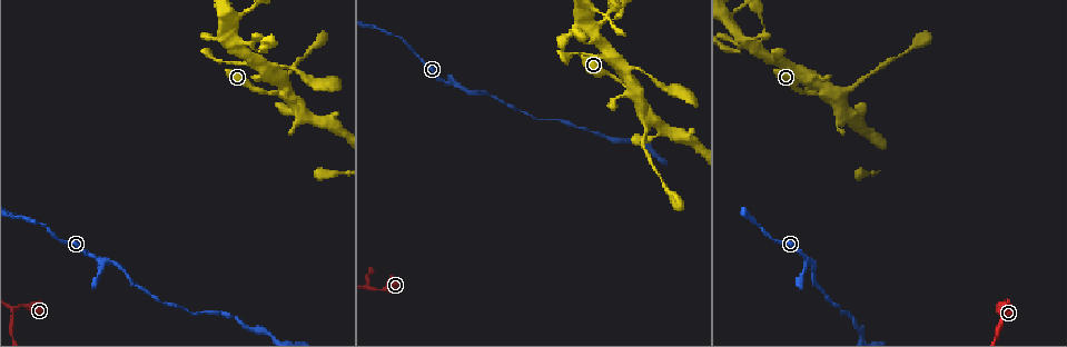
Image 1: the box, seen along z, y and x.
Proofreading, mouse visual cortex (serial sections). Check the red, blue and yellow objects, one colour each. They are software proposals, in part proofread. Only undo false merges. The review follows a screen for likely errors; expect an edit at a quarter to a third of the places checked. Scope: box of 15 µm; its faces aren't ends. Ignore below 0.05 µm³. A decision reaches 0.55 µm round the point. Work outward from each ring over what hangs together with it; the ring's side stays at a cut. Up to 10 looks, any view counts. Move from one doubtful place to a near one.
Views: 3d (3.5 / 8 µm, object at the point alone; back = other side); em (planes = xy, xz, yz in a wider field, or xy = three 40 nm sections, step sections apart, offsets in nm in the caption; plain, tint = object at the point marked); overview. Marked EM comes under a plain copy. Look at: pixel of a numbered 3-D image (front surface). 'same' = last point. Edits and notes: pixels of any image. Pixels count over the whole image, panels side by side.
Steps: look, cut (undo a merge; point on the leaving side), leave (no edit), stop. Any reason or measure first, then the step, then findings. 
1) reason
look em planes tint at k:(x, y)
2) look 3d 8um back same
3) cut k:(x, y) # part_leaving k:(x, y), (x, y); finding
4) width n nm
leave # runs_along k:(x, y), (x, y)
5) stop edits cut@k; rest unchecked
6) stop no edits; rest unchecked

branch point
look 3d 8um at 1:(823, 93)

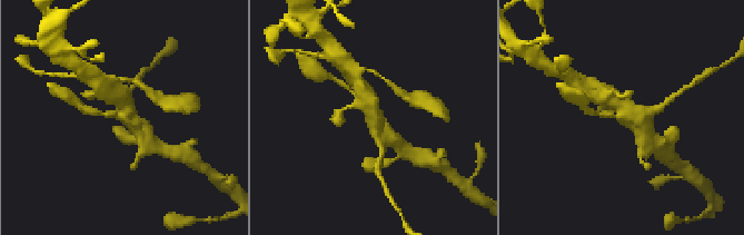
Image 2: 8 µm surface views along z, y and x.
arms 4; arm_widths 150, 350, 500, 500 nm
look em xy step 1 tint at 2:(622, 115)

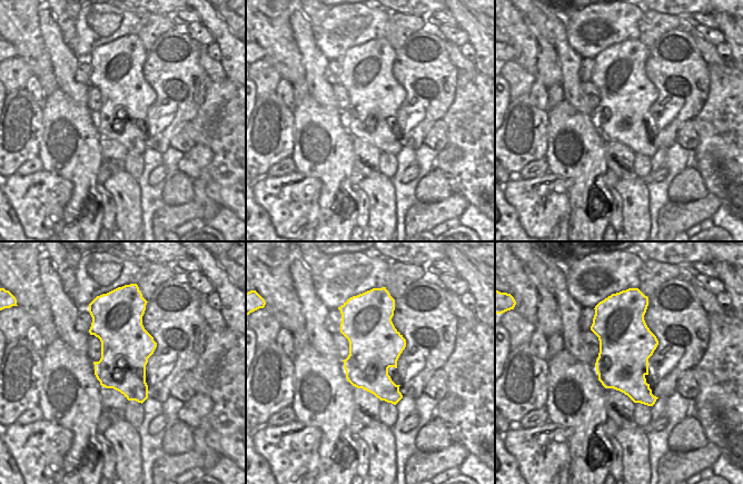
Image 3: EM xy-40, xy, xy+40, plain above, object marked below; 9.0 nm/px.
leave # one cell here

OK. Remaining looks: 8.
sharp bend
look em planes tint at 1:(605, 18)

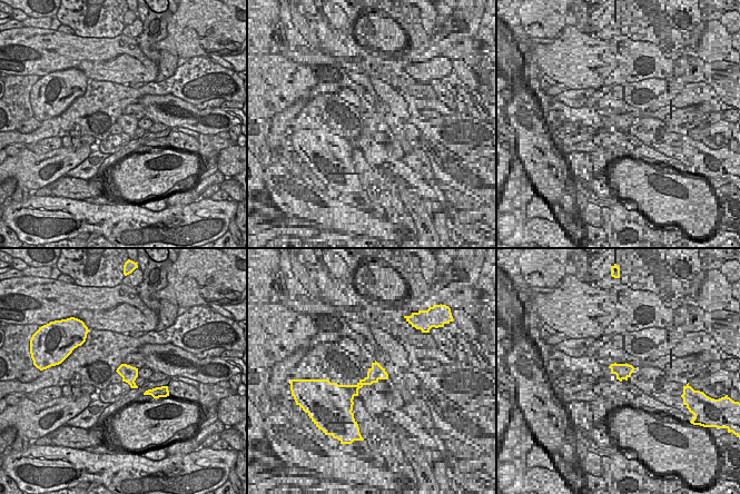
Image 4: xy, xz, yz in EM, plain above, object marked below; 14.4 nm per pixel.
look 3d 3.5um same

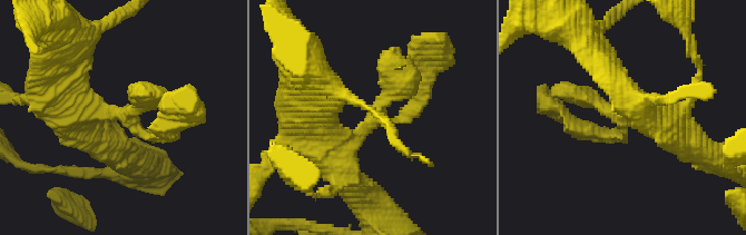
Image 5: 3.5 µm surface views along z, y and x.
arm_widths 200, 300, 500 nm
leave # runs_along 5:(82, 121), (117, 111), (138, 131), (168, 131); one cell here

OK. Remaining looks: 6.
abrupt turn
look 3d 3.5um at 1:(99, 260)

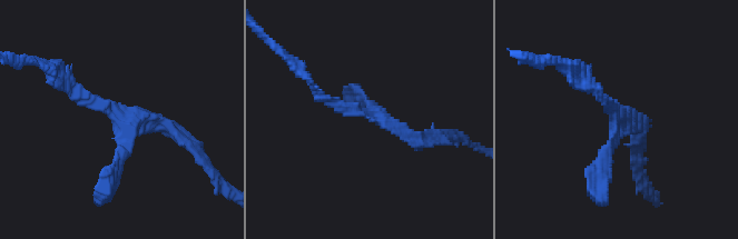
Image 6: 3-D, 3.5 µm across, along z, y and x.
look em planes tint at 6:(615, 119)

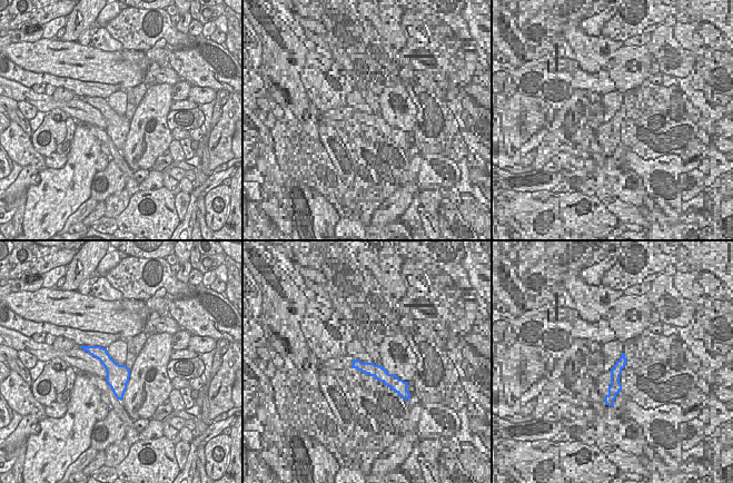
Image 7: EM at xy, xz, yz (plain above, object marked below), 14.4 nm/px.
width 320 nm
cut 6:(108, 170) # two cells meet here

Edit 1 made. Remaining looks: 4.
thin neck
look 3d 8um at 1:(16, 310)

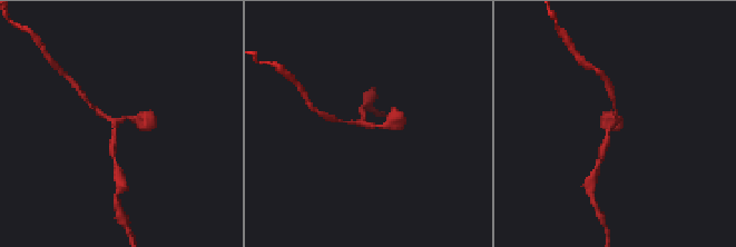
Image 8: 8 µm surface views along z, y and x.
shape alone is not enough
look em xy step 1 tint at 8:(617, 119)

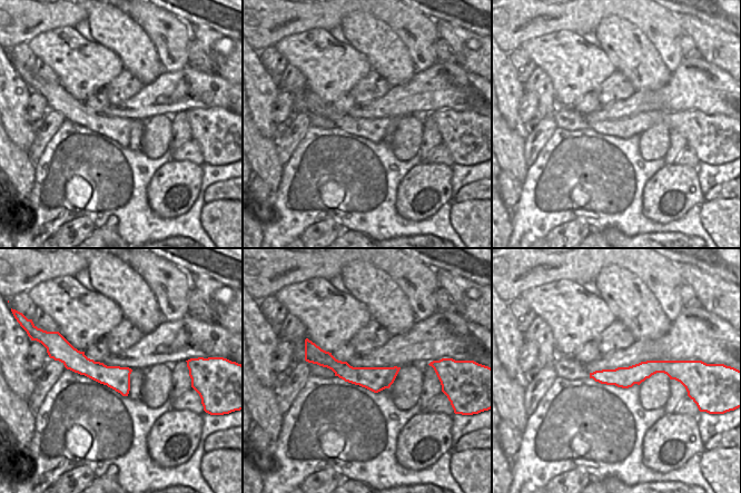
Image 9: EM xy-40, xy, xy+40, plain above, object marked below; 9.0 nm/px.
leave # runs_along 8:(146, 124), (119, 119), (114, 149); continuous, no second cell

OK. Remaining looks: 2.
stop edits cut@6; rest unchecked

